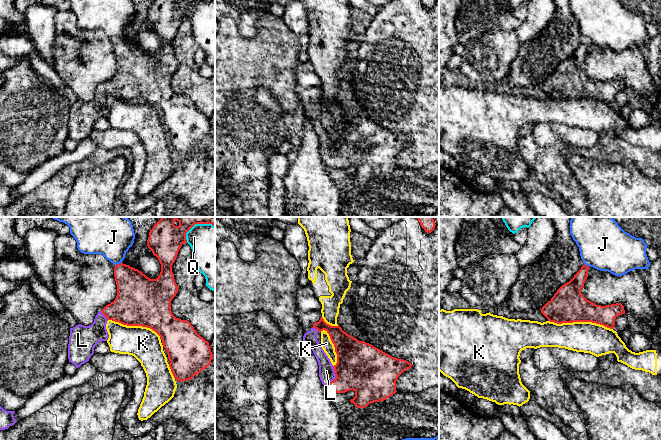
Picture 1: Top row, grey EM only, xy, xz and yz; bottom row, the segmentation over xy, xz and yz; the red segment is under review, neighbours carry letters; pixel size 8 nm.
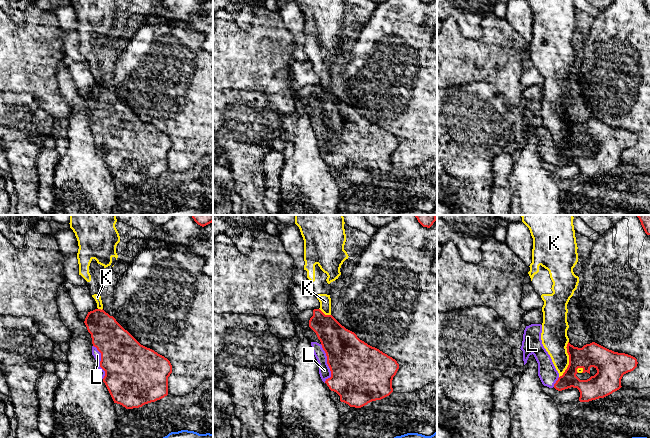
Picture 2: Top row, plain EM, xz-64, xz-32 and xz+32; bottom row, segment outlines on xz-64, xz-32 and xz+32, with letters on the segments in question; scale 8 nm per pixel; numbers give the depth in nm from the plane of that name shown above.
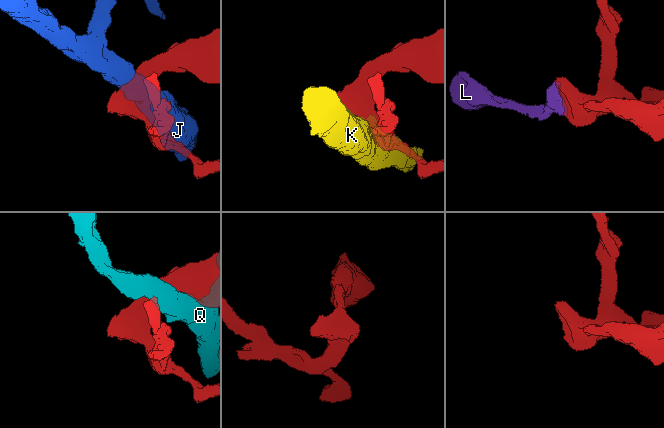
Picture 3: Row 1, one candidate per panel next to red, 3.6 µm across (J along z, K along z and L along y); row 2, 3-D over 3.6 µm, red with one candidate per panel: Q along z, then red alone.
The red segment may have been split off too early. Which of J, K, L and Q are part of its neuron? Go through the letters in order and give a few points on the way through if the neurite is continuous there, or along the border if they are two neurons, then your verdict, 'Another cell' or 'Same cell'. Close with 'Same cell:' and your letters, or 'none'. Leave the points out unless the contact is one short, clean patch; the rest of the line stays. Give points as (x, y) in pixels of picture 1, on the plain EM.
J: Another cell
K: Another cell
L: Same cell
Q: Another cell
Same cell: L

